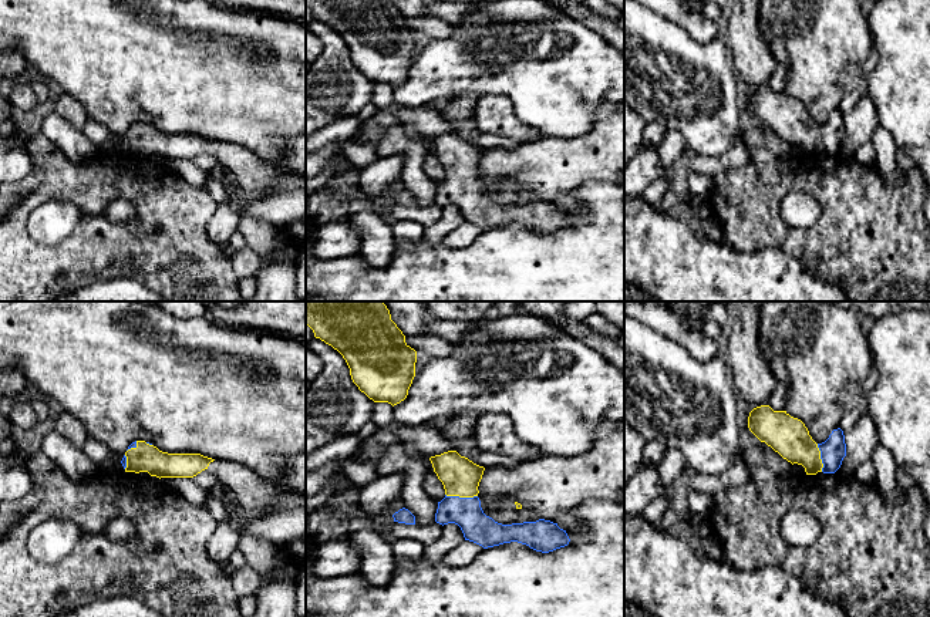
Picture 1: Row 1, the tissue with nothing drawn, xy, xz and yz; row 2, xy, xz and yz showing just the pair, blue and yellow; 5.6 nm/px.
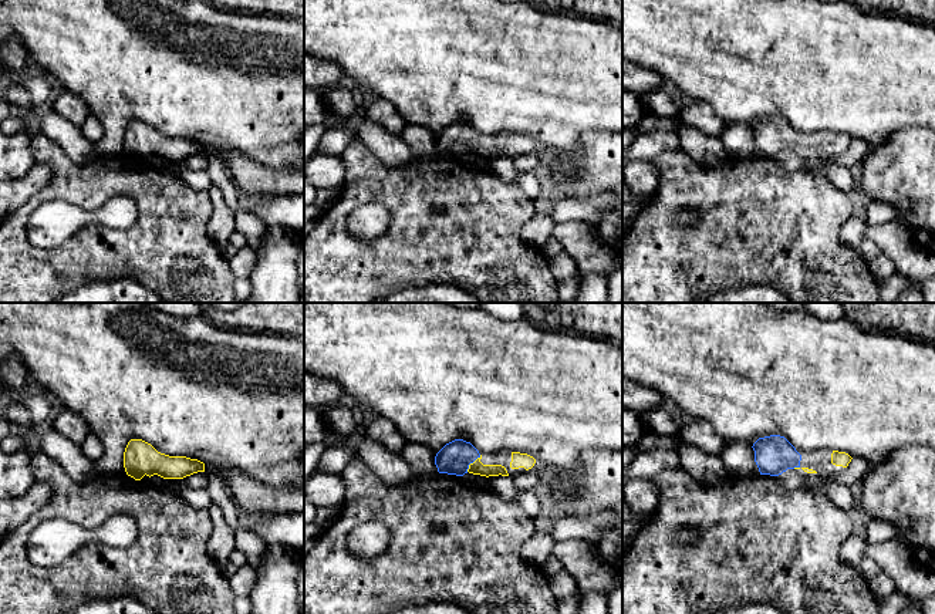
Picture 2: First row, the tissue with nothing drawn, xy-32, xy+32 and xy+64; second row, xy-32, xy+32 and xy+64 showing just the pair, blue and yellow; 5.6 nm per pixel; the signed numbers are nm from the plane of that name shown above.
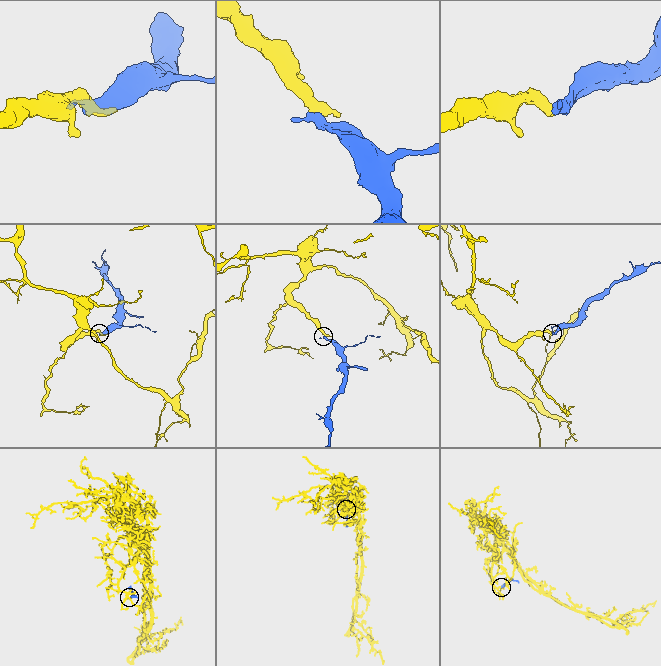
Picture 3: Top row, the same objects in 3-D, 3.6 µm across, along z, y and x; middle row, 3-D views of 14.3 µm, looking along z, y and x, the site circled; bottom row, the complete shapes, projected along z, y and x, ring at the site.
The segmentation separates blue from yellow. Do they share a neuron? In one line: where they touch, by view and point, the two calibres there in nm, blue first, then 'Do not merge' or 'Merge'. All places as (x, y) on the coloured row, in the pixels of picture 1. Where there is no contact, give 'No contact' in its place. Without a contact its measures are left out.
Touches blue at xz (461, 498). Thickness 170 nm (blue) against 220 nm. Merge

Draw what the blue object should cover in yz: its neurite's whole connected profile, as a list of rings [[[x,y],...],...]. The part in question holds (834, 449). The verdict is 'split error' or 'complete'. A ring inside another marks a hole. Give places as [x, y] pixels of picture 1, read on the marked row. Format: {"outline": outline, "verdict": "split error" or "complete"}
{"outline": [[[769,405],[757,407],[749,412],[748,428],[784,459],[792,465],[802,465],[806,475],[816,475],[818,472],[835,473],[846,456],[845,435],[840,428],[833,429],[825,442],[816,444],[801,419],[791,417],[786,411],[774,411]]], "verdict": "split error"}

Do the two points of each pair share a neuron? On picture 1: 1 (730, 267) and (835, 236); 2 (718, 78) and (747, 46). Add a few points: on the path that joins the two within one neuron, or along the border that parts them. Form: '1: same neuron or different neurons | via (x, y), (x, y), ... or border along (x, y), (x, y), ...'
1: different neurons | border along (748, 252), (778, 248), (789, 253), (808, 273)
2: different neurons | border along (725, 43), (735, 70)

